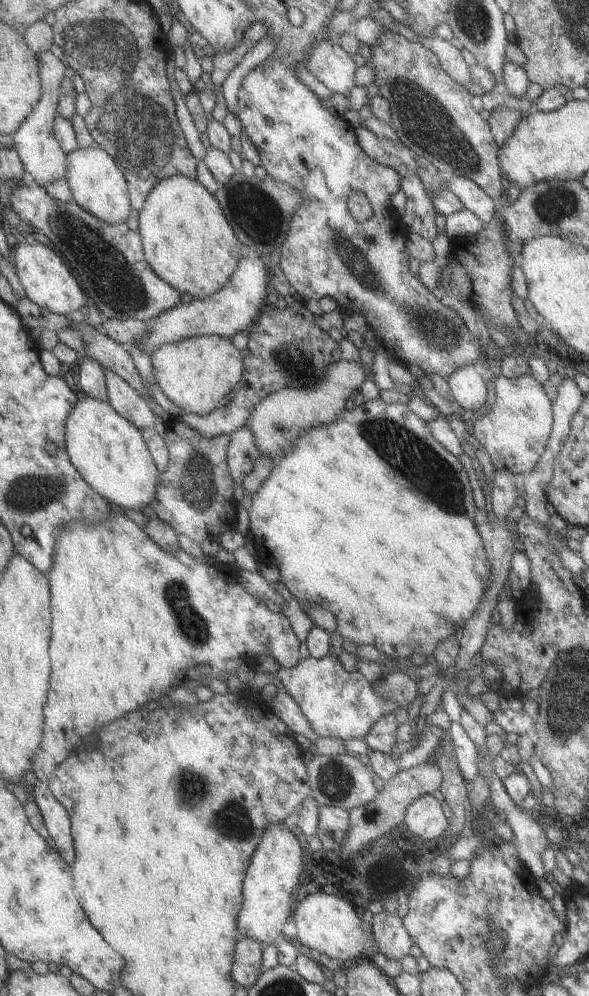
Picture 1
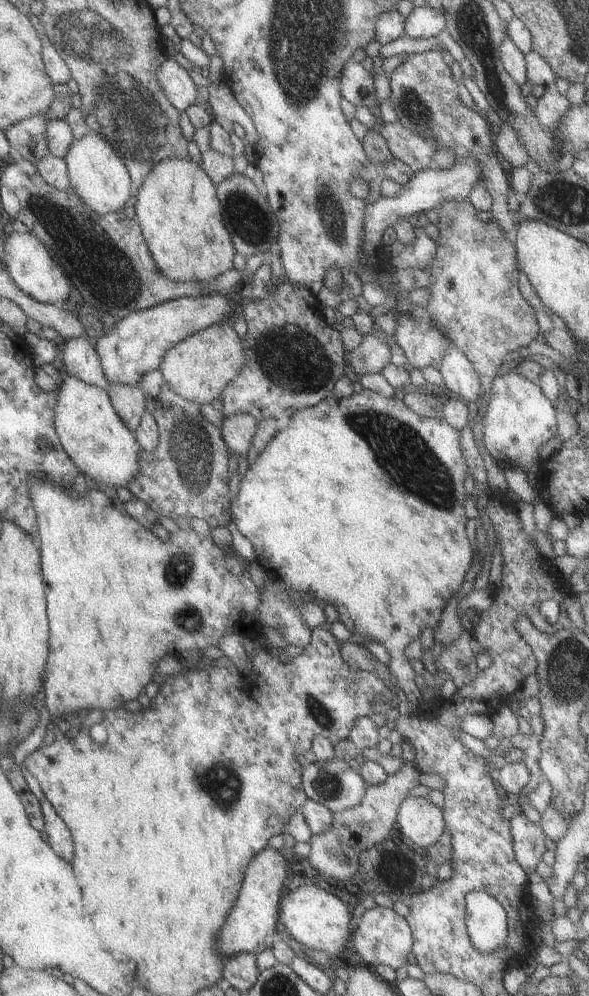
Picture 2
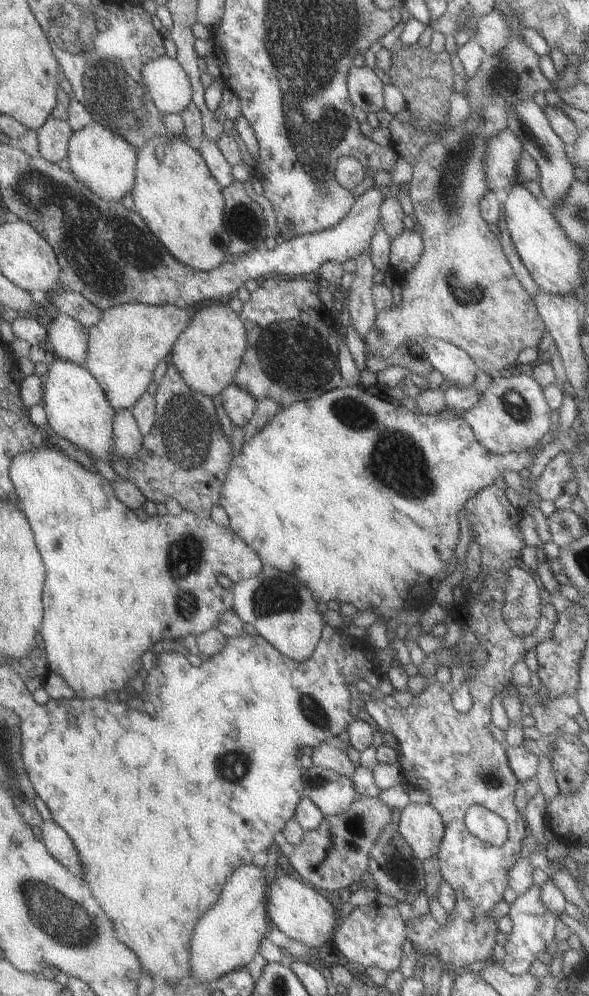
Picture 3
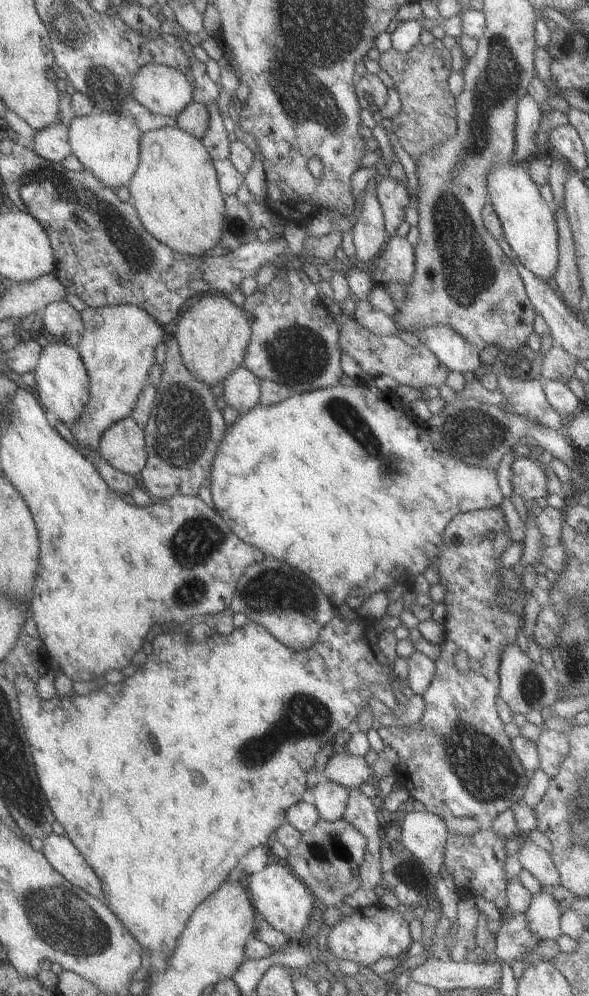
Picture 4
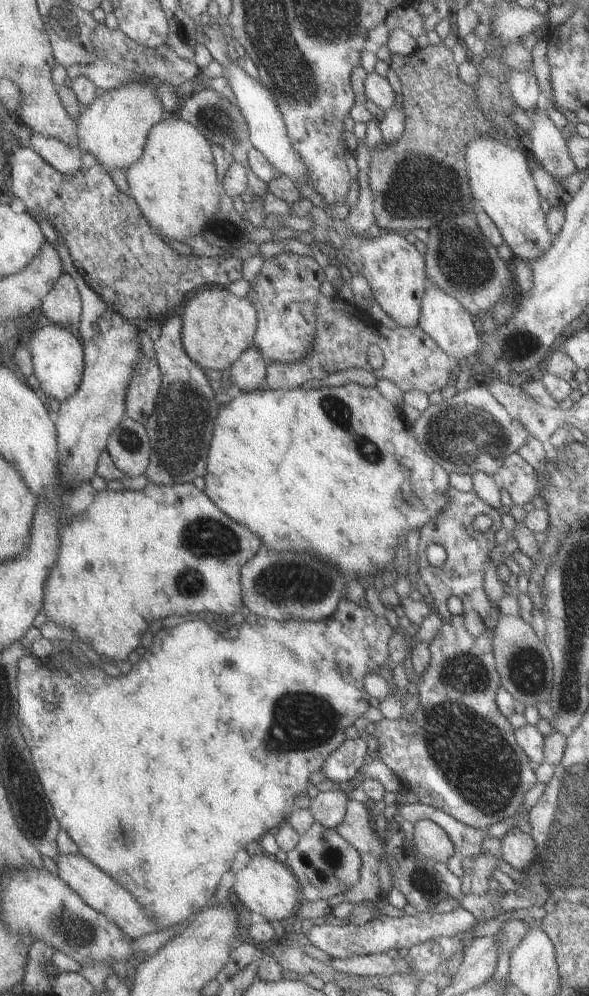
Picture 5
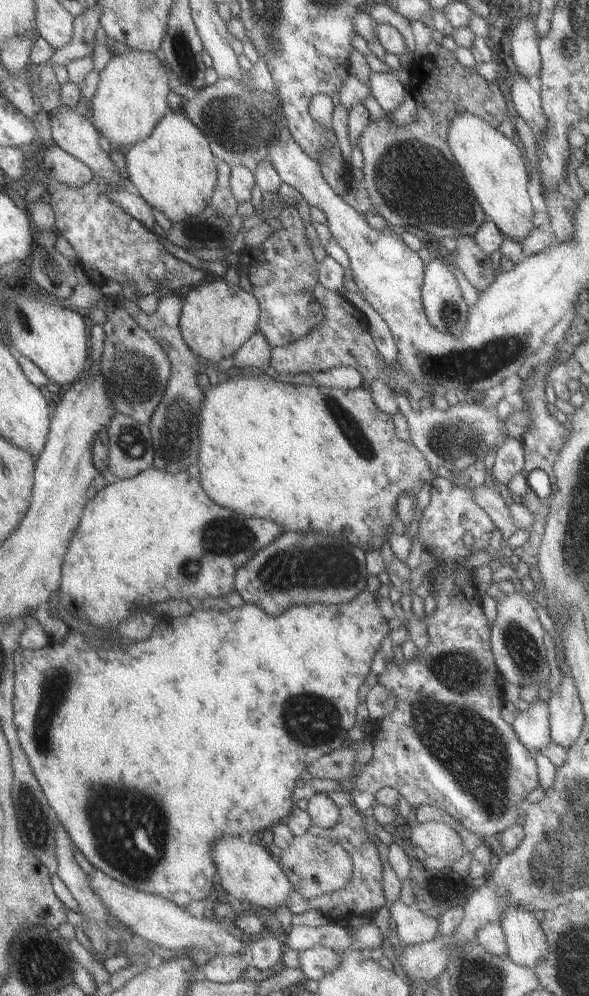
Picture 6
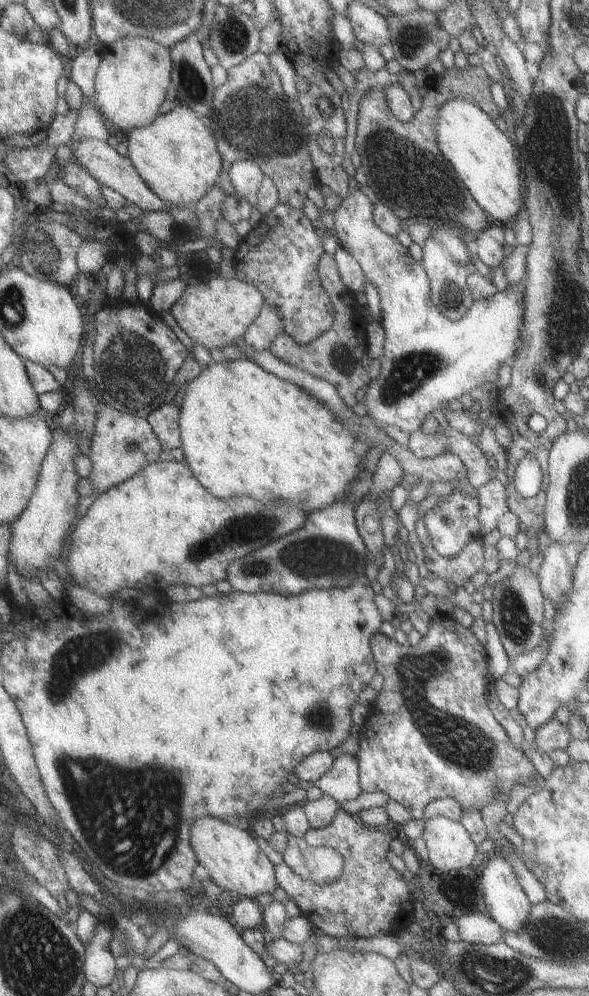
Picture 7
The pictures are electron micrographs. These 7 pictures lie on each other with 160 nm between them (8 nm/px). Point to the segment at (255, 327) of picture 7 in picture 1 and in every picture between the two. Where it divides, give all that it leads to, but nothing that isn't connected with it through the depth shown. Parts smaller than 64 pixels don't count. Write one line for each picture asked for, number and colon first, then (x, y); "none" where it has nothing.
1: (241, 453)
2: (238, 428)
3: (238, 405)
4: (241, 389)
5: (247, 373)
6: (254, 354)

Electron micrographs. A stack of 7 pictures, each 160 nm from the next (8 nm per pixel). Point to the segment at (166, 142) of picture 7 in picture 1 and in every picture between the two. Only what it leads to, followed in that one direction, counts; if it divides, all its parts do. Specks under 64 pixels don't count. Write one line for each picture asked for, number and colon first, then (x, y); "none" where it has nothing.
1: (185, 240)
2: (177, 210)
3: (173, 192)
4: (174, 191)
5: (174, 184)
6: (173, 170)

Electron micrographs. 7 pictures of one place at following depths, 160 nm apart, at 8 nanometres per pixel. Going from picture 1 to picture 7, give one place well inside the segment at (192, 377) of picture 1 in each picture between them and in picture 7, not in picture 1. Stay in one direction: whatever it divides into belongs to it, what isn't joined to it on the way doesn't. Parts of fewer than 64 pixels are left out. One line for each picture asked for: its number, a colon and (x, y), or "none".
2: (198, 367)
3: (208, 352)
4: (212, 335)
5: (216, 326)
6: (216, 318)
7: (213, 314)

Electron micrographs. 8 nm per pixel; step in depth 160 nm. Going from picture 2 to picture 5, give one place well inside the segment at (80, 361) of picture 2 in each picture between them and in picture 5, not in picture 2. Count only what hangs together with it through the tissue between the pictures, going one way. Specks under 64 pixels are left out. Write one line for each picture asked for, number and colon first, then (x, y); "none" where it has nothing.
3: (65, 337)
4: (60, 320)
5: (61, 305)

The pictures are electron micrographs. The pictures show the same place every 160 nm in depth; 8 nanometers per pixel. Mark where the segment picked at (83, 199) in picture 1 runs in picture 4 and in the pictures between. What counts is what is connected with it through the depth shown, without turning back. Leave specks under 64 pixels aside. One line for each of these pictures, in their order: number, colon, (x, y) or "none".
2: (98, 177)
3: (100, 159)
4: (106, 144)

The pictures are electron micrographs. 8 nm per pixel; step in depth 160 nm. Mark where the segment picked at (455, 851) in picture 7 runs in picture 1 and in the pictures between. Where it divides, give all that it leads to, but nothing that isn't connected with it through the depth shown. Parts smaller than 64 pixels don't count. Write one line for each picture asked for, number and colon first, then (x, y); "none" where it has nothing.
1: (423, 819)
2: (417, 818)
3: (419, 826)
4: (423, 835)
5: (428, 838)
6: (435, 838)

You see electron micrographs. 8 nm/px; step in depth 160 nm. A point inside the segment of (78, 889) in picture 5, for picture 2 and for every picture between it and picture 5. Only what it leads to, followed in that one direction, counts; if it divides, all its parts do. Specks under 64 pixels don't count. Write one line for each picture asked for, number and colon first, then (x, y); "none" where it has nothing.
2: (57, 836)
3: (56, 842)
4: (62, 856)

